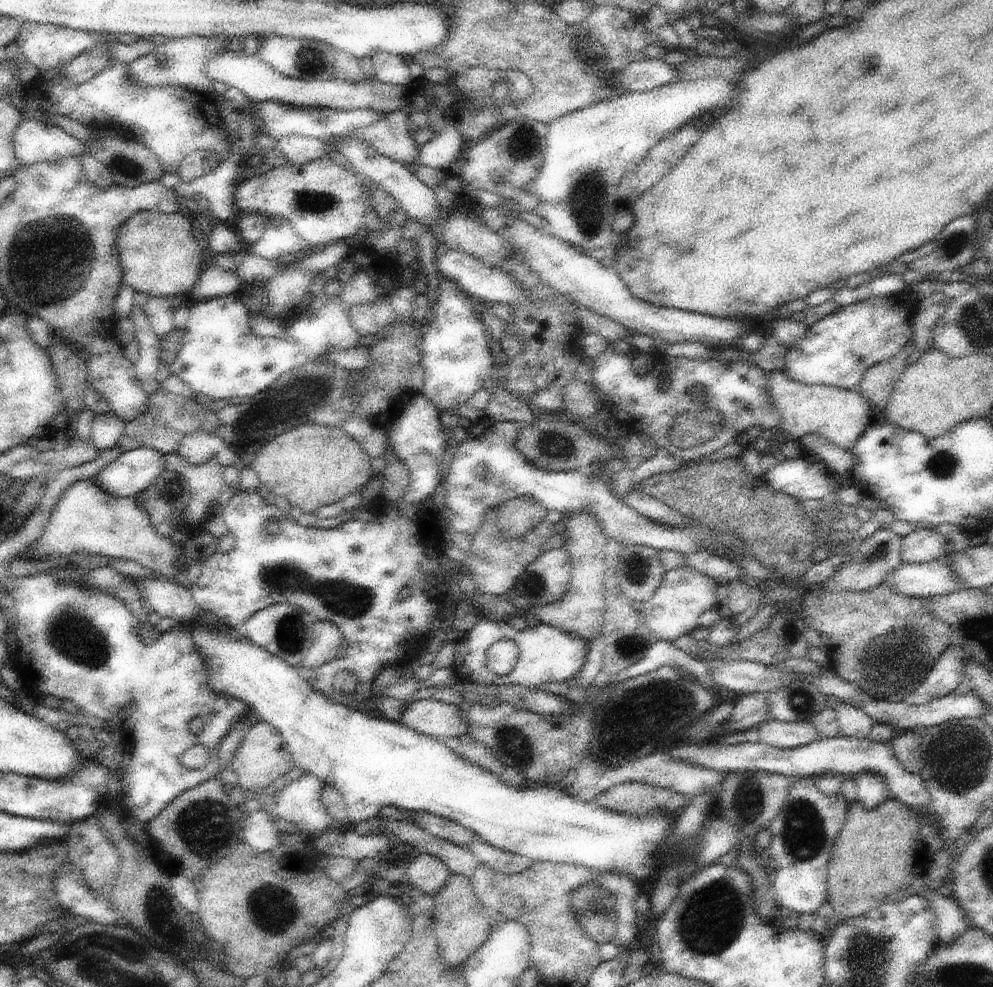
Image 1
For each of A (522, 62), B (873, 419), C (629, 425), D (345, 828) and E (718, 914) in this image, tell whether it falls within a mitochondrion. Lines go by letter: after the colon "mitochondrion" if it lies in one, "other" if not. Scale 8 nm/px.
A: other
B: other
C: other
D: other
E: mitochondrion

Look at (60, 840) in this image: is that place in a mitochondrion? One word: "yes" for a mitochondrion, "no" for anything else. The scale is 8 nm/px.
no

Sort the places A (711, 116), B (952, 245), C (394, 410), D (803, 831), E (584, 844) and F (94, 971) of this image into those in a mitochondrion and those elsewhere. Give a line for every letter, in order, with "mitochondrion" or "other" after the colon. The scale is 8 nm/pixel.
A: other
B: other
C: other
D: mitochondrion
E: other
F: mitochondrion

